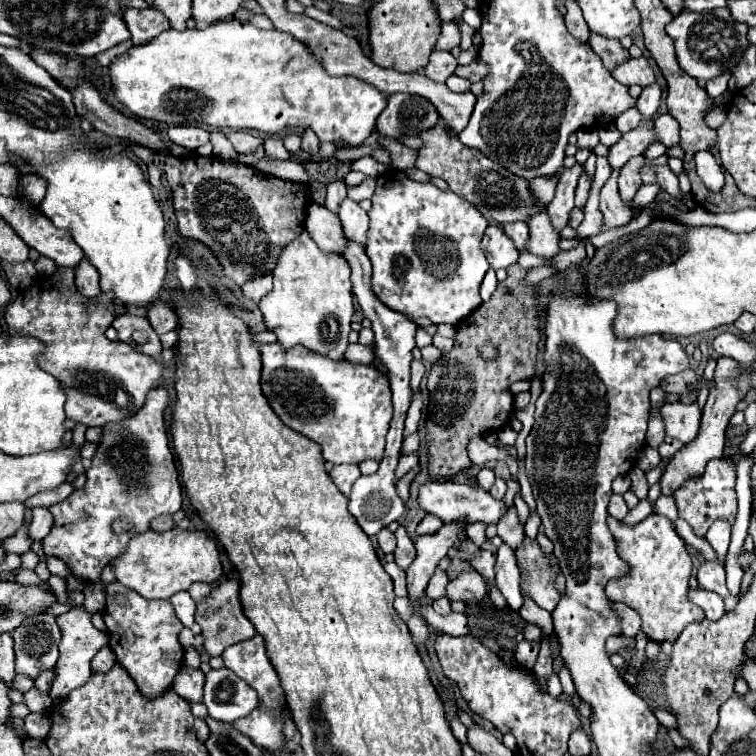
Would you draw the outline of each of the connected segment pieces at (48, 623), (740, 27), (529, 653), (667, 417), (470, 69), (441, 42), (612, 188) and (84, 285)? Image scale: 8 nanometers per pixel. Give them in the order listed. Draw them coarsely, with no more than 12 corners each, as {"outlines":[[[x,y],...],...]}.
{"outlines":[[[41,612],[15,628],[17,672],[35,680],[59,658],[61,632]],[[727,8],[667,24],[681,68],[711,80],[733,70],[749,26]],[[527,640],[517,646],[515,660],[533,668],[539,646]],[[671,402],[661,408],[665,434],[687,444],[695,438],[701,410]],[[479,62],[469,66],[459,66],[457,76],[469,78],[473,82],[481,78],[481,72],[487,74],[487,66]],[[445,22],[437,40],[439,50],[459,46],[455,22]],[[619,170],[601,188],[605,230],[623,226],[633,212],[619,198]],[[83,258],[75,284],[83,296],[99,294],[99,274]]]}

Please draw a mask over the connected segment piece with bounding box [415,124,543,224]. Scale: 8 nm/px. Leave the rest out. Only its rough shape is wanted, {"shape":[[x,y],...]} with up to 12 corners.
{"shape":[[437,124],[415,168],[499,224],[543,210],[527,180]]}

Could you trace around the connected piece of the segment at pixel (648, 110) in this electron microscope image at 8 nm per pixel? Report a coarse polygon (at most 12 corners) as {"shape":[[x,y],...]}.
{"shape":[[659,84],[643,88],[637,110],[643,120],[651,120],[659,108]]}

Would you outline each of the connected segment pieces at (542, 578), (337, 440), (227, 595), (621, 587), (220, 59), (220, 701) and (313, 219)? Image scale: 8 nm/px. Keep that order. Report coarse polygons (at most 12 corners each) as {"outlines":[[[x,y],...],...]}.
{"outlines":[[[525,538],[517,562],[521,590],[553,612],[561,598],[553,586],[555,556]],[[261,344],[261,388],[329,464],[381,462],[393,418],[371,364]],[[239,580],[219,582],[197,602],[203,648],[221,656],[249,640]],[[607,518],[629,574],[605,592],[655,642],[705,618],[673,522]],[[275,28],[165,30],[109,66],[167,124],[363,144],[387,98]],[[207,674],[203,704],[211,718],[235,722],[259,698],[237,674]],[[325,206],[307,208],[305,230],[325,252],[343,254],[341,222]]]}

